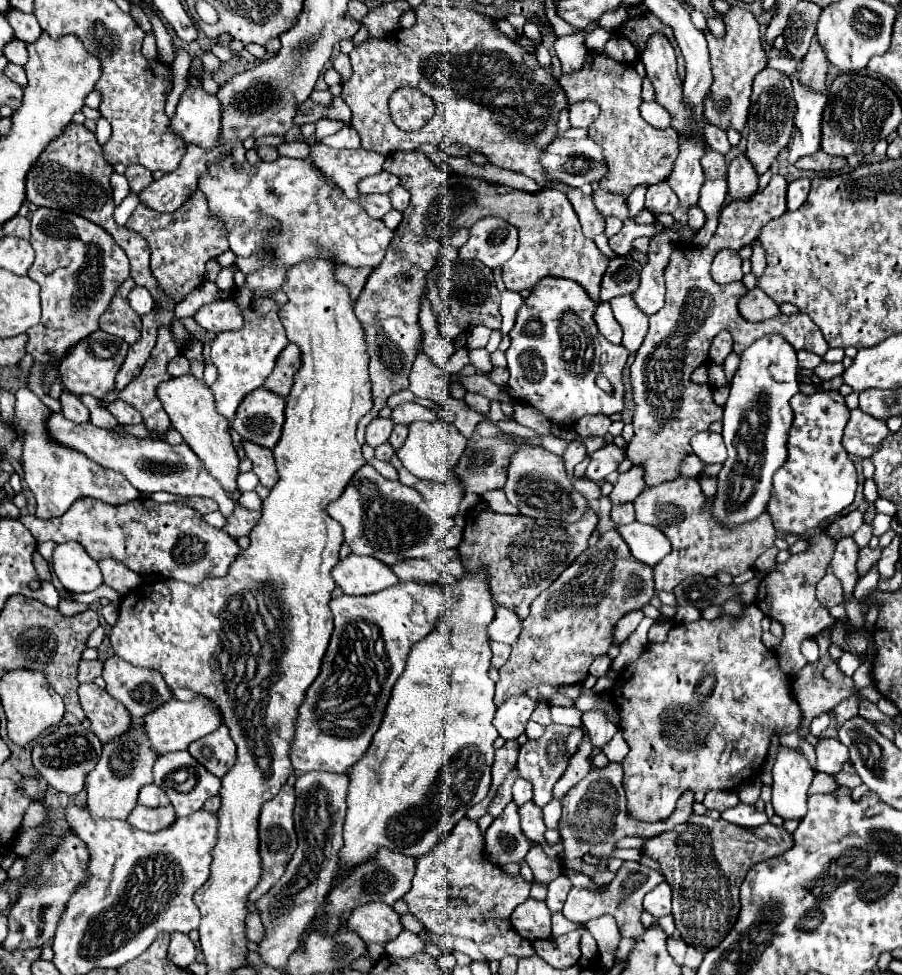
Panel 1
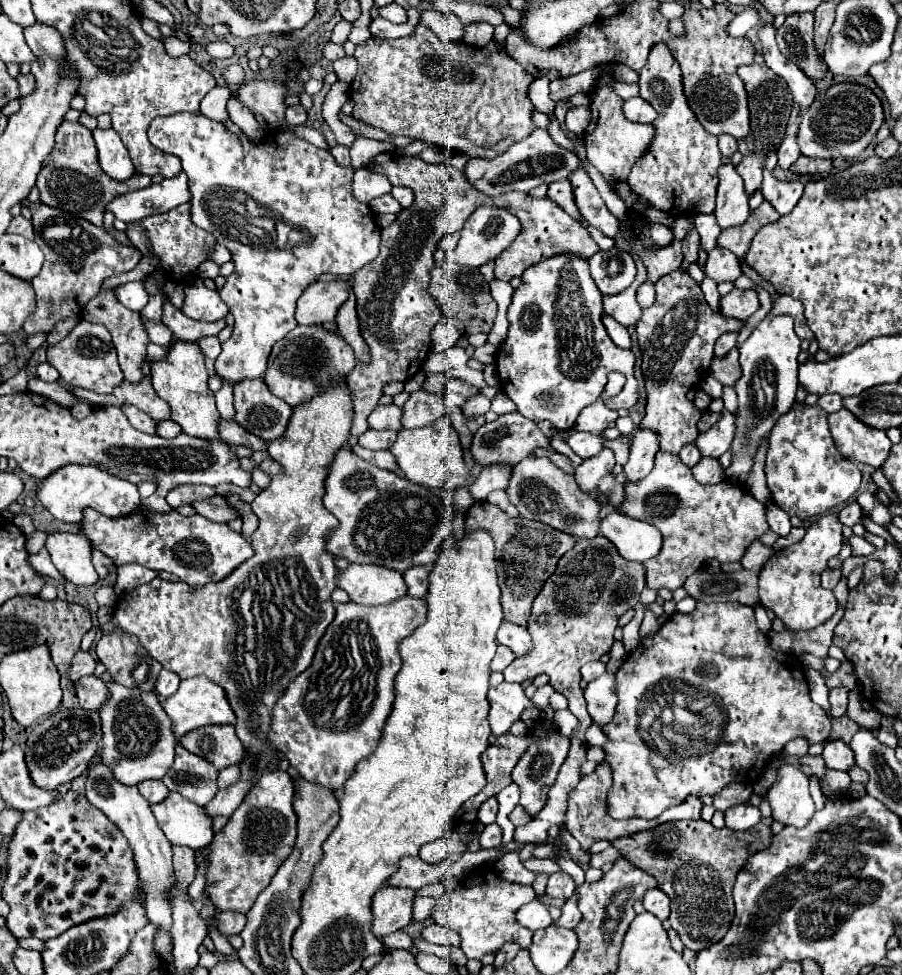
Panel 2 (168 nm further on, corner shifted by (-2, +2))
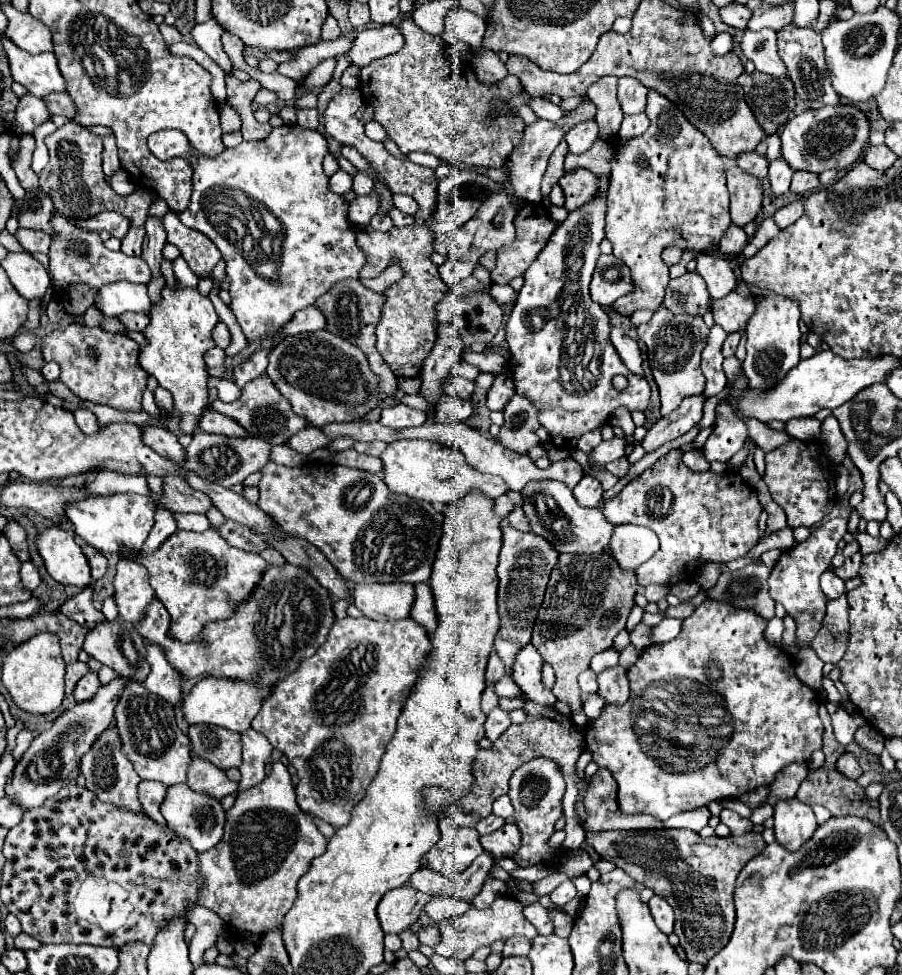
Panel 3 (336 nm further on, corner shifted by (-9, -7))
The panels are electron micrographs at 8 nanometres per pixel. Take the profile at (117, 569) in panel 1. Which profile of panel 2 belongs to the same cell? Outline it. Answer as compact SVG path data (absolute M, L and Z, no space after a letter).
M93 550L93 566L95 566L101 580L105 580L109 576L109 572L115 570L115 564L105 554L101 554L99 550Z

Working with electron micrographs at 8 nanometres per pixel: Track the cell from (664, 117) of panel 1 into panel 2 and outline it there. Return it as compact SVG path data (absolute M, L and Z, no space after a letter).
M639 96L631 98L631 100L625 100L623 112L629 120L639 122L639 124L651 124L657 118L657 112L653 110L653 106L647 100L639 98Z

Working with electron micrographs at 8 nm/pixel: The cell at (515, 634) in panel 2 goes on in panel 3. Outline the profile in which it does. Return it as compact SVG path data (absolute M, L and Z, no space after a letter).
M526 645L526 649L518 653L518 661L514 661L512 679L516 681L516 685L520 685L528 699L538 701L540 705L554 705L556 697L542 683L542 657L534 649L534 645Z

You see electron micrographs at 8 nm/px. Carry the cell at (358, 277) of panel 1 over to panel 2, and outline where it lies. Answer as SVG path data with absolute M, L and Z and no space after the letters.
M351 280L313 282L297 302L295 318L299 324L327 324L335 322L337 310L345 304L353 290Z

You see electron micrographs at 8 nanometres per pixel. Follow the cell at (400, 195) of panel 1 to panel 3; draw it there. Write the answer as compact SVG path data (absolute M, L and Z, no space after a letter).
M394 195L394 207L408 215L416 215L418 211L418 203L410 195Z

